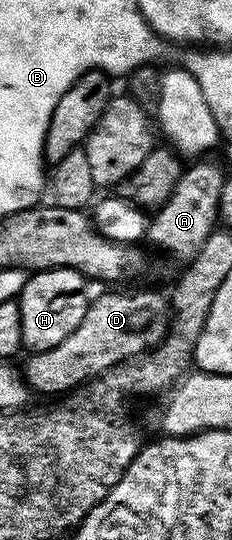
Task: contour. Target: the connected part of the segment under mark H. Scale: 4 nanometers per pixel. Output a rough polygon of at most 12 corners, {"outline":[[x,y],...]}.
{"outline":[[73,268],[36,270],[18,303],[29,353],[78,330],[90,303]]}

